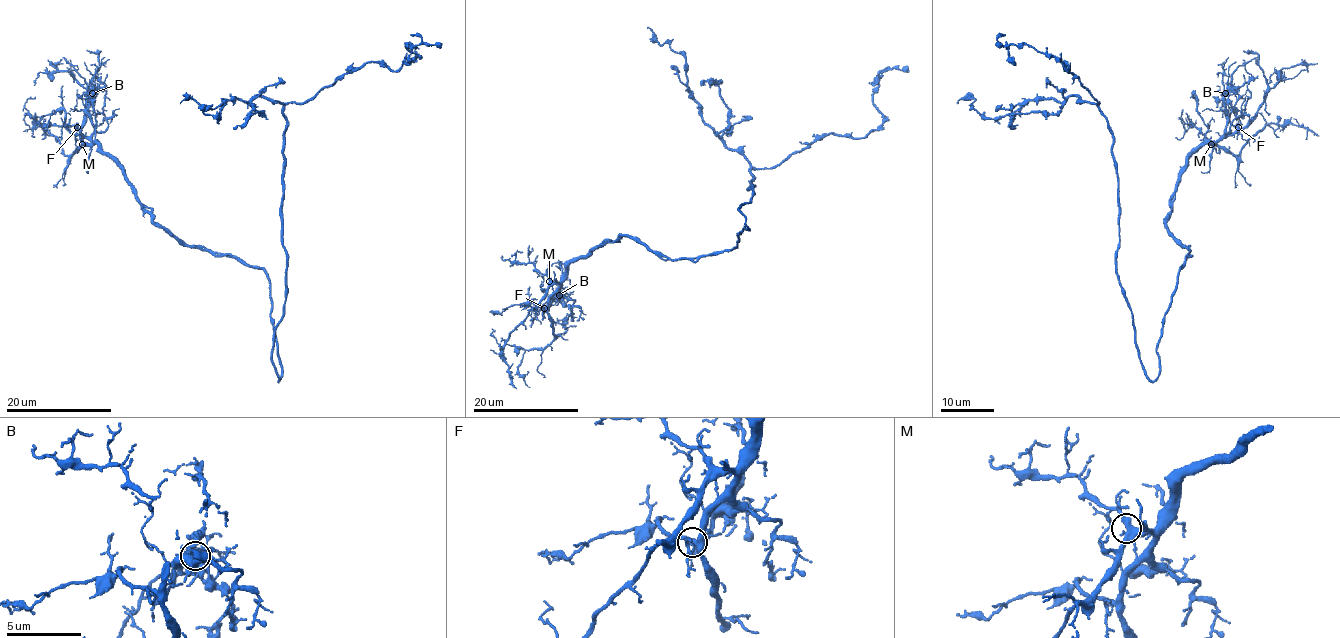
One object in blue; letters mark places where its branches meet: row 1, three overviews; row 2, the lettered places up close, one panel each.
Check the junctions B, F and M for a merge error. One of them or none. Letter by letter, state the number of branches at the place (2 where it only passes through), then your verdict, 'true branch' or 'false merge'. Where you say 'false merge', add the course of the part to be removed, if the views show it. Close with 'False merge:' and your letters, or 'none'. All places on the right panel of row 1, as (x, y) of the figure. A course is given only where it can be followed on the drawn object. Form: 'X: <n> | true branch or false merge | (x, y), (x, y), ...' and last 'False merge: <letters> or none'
B: 4 | false merge | (1224, 93), (1231, 86), (1231, 74), (1240, 65), (1257, 57)
F: 4 | true branch
M: 4 | true branch
False merge: B

